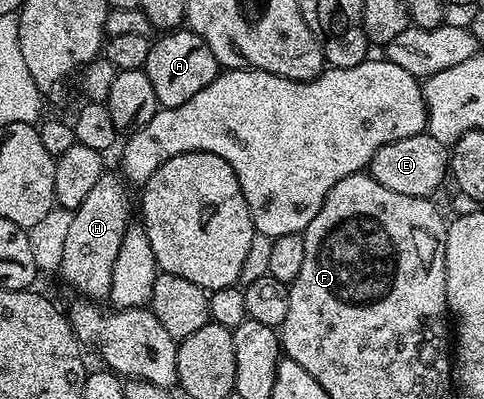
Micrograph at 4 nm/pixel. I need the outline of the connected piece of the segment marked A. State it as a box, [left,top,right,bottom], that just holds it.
[143,30,219,108]

